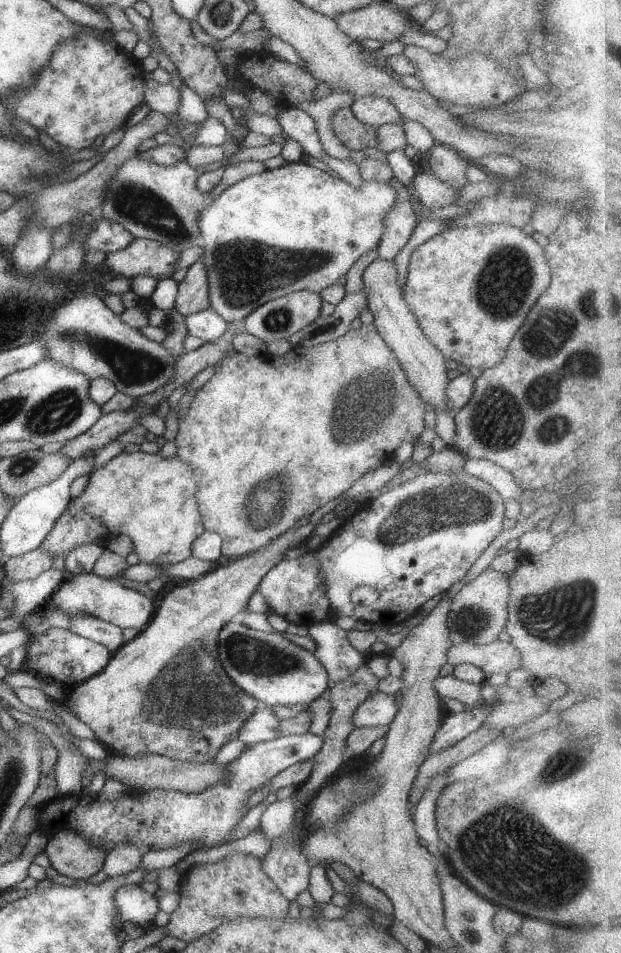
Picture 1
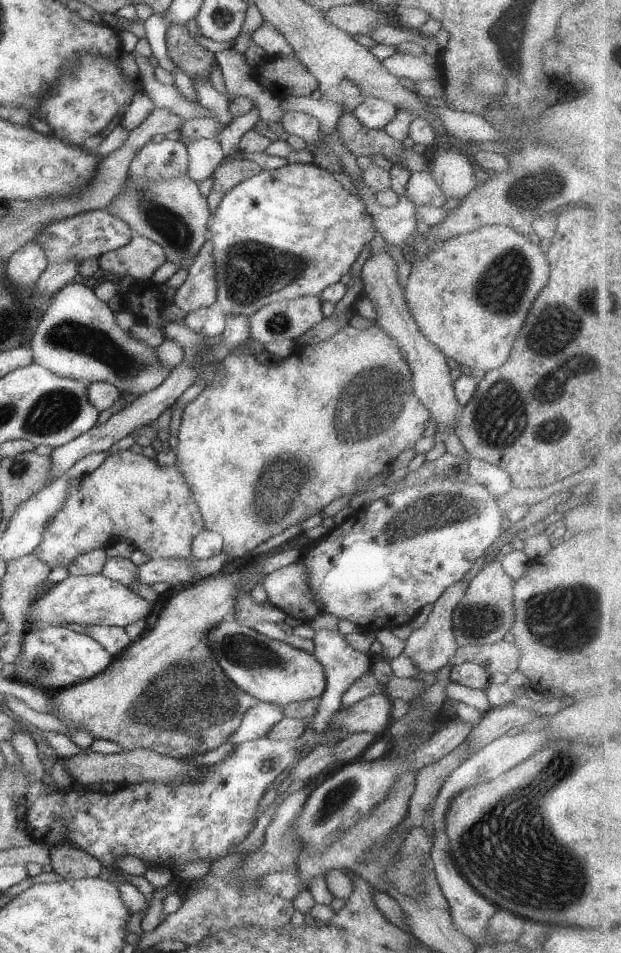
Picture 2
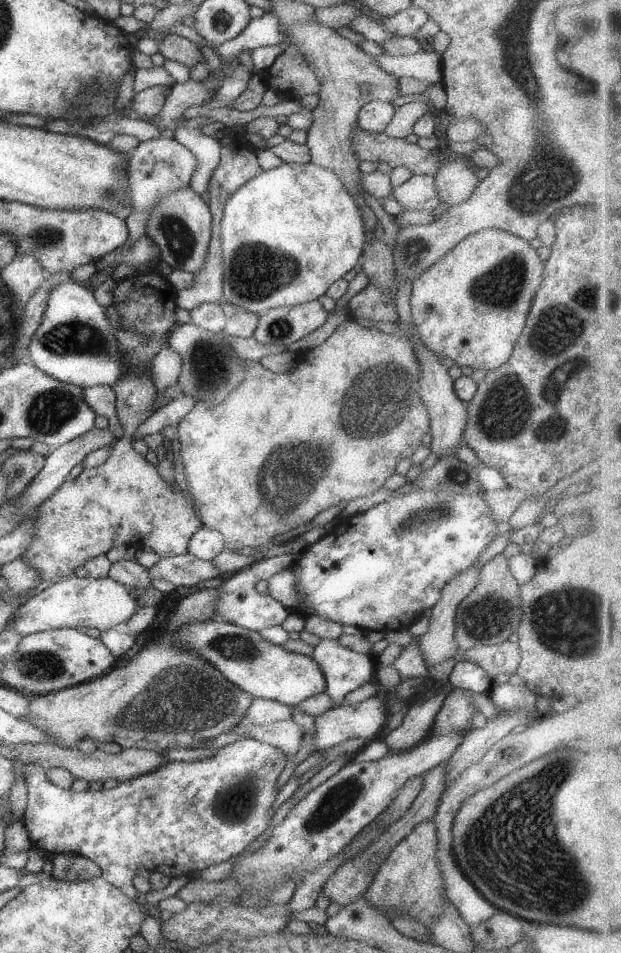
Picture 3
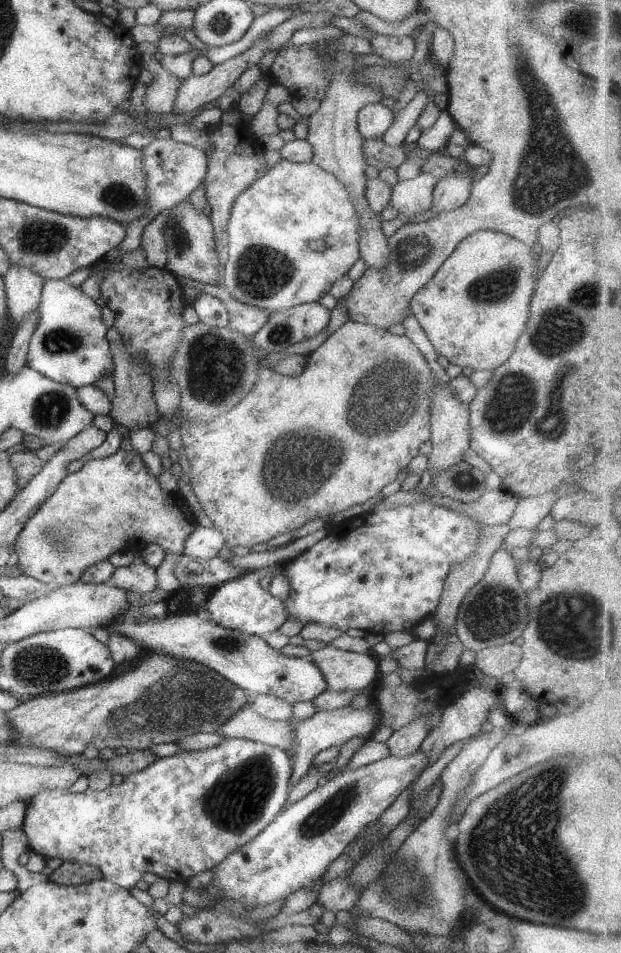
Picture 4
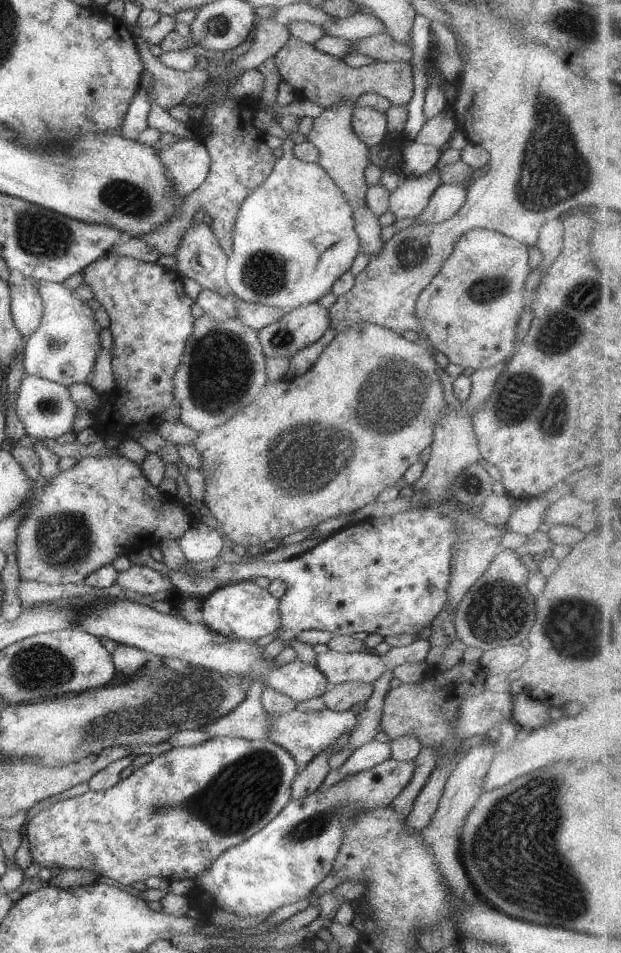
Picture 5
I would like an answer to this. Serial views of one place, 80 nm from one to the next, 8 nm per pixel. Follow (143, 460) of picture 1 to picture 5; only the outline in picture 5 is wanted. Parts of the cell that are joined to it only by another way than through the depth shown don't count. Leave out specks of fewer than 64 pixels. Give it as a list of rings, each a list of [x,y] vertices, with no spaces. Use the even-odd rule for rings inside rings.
[[[122,455],[113,457],[82,457],[77,460],[69,470],[59,470],[59,472],[47,480],[47,484],[43,484],[43,488],[37,488],[35,490],[35,496],[31,496],[31,500],[27,500],[25,508],[23,508],[23,520],[17,528],[16,536],[16,559],[17,568],[19,569],[19,577],[23,580],[30,582],[46,583],[49,585],[66,585],[66,584],[76,584],[81,583],[81,580],[93,572],[95,568],[99,566],[106,566],[111,564],[117,556],[128,555],[135,551],[139,551],[145,547],[150,548],[151,546],[161,544],[161,542],[178,542],[179,538],[183,536],[185,532],[190,528],[190,518],[187,517],[187,512],[185,512],[185,505],[180,504],[178,501],[175,505],[168,505],[163,494],[153,486],[142,474],[141,466]]]

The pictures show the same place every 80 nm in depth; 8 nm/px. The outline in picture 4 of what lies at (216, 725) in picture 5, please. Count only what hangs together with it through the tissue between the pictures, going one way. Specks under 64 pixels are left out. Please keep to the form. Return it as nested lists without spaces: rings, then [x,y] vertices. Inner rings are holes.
[[[245,704],[231,720],[225,720],[223,725],[215,730],[219,736],[256,741],[273,746],[289,754],[293,748],[293,723],[291,721],[271,721],[257,716],[249,704]]]

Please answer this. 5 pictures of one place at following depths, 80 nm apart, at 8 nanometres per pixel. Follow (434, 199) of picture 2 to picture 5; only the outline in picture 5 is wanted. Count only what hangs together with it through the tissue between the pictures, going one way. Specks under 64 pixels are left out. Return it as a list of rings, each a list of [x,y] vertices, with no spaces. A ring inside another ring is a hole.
[[[435,167],[419,177],[406,178],[401,186],[390,192],[388,212],[395,219],[417,217],[425,209],[439,184],[439,172]]]

